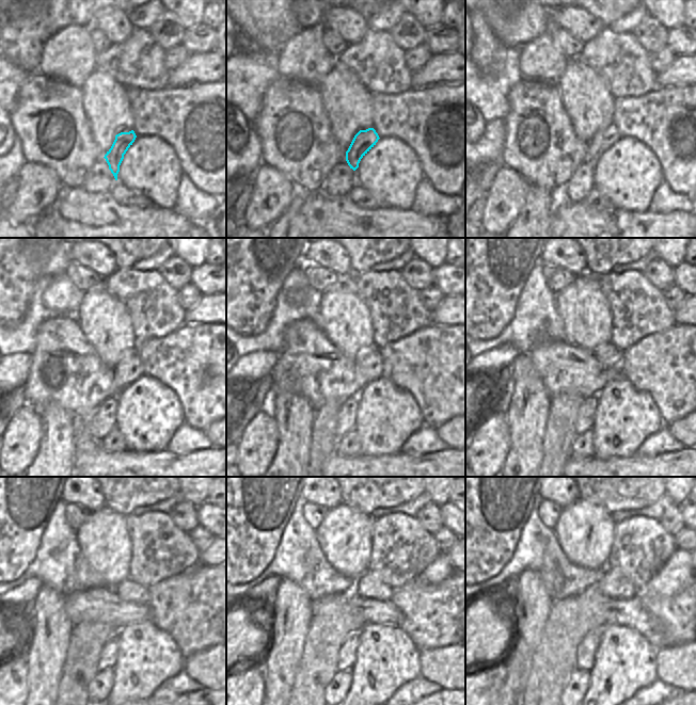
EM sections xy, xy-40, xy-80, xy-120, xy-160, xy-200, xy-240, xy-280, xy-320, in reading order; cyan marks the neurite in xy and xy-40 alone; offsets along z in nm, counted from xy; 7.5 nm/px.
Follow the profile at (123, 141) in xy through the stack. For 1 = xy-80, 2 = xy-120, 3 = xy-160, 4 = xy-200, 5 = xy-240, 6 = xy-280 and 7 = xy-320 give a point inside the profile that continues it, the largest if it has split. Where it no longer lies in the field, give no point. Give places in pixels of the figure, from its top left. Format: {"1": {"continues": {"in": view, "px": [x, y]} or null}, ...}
{"1": {"continues": {"in": "xy-80", "px": [604, 139]}}, "2": {"continues": {"in": "xy-120", "px": [129, 369]}}, "3": {"continues": {"in": "xy-160", "px": [367, 362]}}, "4": {"continues": {"in": "xy-200", "px": [611, 357]}}, "5": {"continues": {"in": "xy-240", "px": [127, 591]}}, "6": {"continues": {"in": "xy-280", "px": [369, 586]}}, "7": {"continues": {"in": "xy-320", "px": [614, 585]}}}

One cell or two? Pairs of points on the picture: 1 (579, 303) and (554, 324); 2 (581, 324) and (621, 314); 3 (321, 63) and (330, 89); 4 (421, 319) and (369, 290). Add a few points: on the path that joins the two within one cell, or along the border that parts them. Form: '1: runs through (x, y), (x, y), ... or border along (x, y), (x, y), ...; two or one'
1: border along (554, 294), (556, 310), (563, 323), (566, 340); two
2: border along (602, 293), (610, 310), (610, 342); two
3: border along (335, 64), (318, 85); two
4: runs through (407, 314), (378, 301); one

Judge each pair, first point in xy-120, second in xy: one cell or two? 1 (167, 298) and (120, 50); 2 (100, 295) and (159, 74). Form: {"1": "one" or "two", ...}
{"1": "one", "2": "two"}

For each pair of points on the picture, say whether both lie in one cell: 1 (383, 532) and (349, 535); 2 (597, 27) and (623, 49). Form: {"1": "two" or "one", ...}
{"1": "two", "2": "two"}

